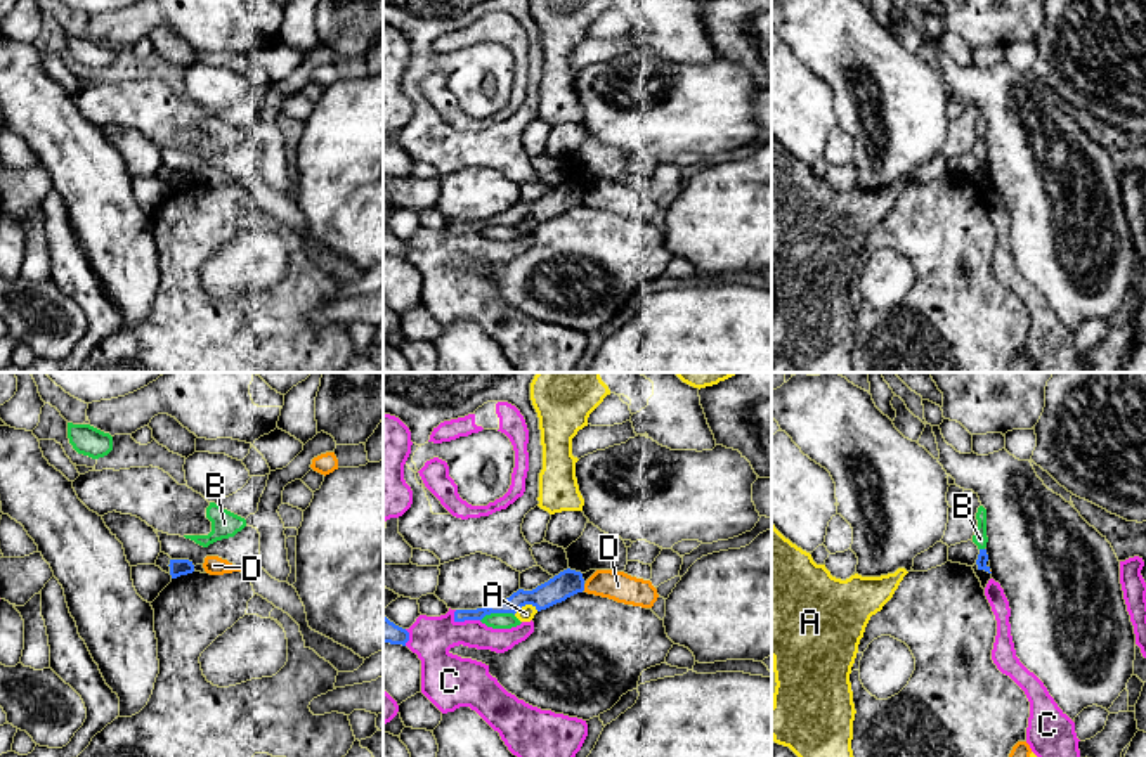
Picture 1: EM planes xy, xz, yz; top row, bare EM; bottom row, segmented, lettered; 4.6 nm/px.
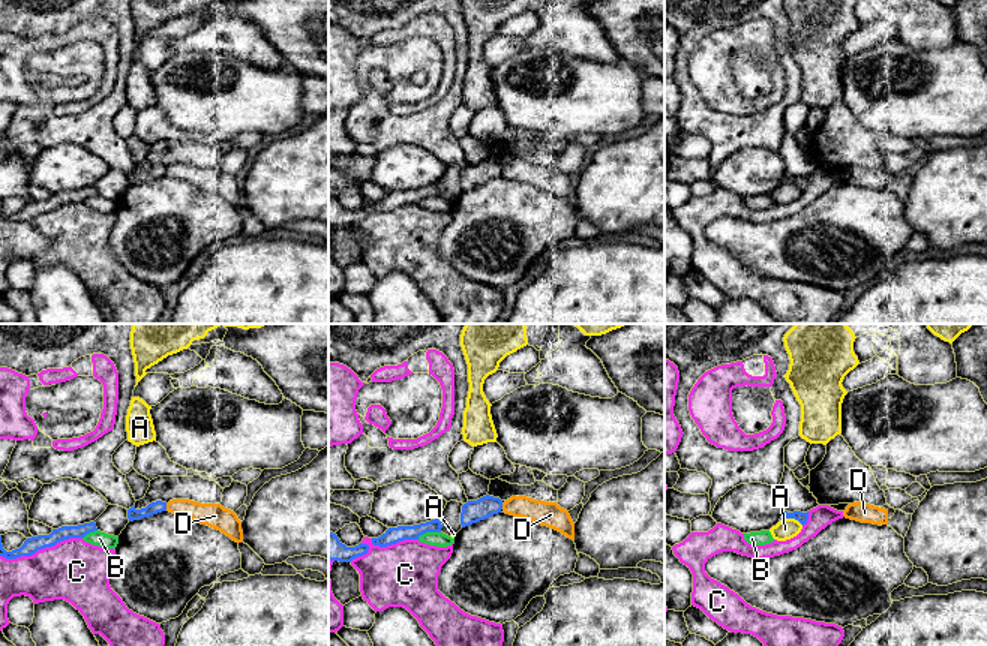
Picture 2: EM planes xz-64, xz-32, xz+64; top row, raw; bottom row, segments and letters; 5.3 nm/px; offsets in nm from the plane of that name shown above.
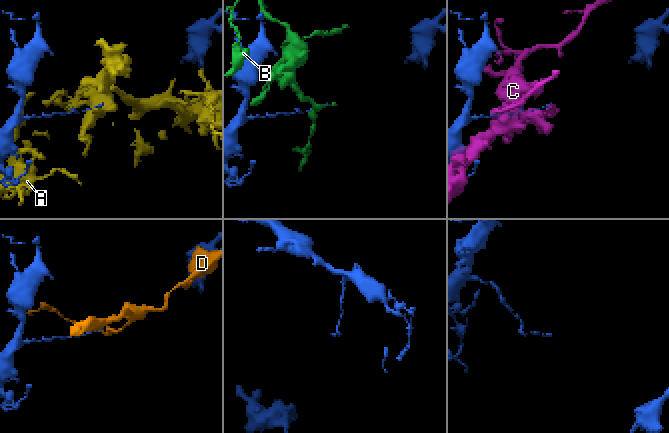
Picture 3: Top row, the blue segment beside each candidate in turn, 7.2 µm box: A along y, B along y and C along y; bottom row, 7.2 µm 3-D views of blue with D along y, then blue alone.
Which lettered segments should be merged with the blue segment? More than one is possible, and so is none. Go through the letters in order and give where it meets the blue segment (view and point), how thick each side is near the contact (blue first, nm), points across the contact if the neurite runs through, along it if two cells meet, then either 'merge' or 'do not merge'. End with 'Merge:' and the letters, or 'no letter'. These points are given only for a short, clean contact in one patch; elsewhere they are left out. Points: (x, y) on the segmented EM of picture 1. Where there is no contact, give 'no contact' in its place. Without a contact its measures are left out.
A: meets blue in xz at (526, 603); 120 nm thick on the blue side, 80 nm on the other; do not merge
B: meets blue in xz at (496, 612); 120 nm thick on the blue side, 80 nm on the other; do not merge
C: meets blue in xz at (463, 621); 80 nm thick on the blue side, 200 nm on the other; do not merge
D: meets blue in xz at (583, 588); 120 nm thick on the blue side, 140 nm on the other; border along xz (583, 584), (585, 589); do not merge
Merge: no letter

